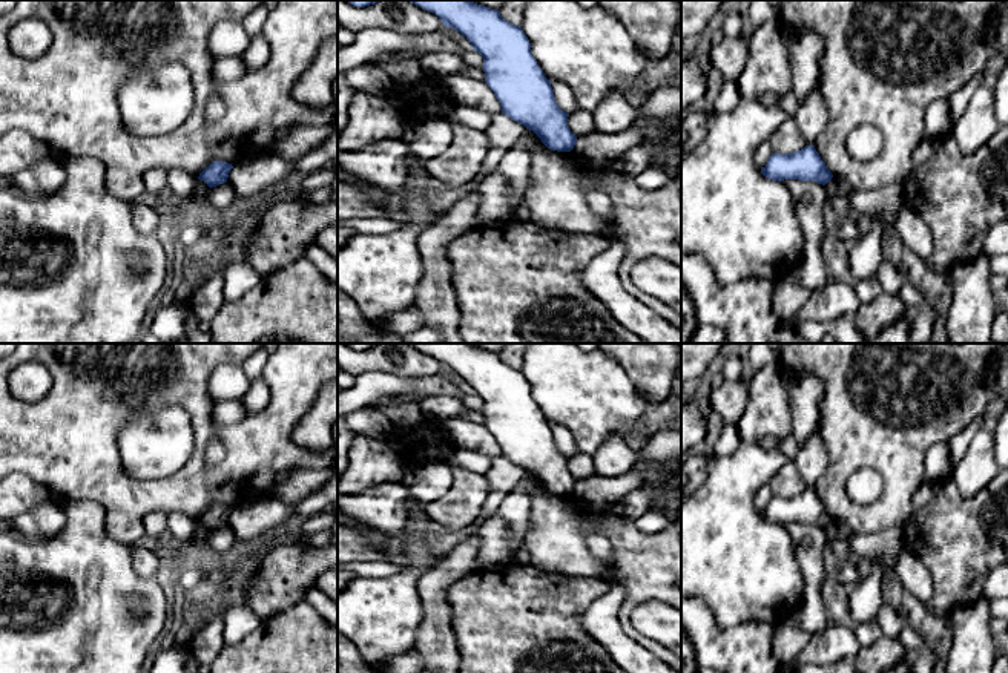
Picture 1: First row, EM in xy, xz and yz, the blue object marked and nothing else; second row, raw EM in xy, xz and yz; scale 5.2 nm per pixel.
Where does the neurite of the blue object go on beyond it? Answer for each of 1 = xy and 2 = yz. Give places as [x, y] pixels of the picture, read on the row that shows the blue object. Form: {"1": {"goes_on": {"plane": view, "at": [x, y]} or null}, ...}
{"1": {"goes_on": null}, "2": {"goes_on": null}}

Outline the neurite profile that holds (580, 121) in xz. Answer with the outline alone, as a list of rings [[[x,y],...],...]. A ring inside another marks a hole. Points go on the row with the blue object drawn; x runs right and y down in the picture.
[[[575,109],[568,117],[568,127],[578,138],[585,133],[594,133],[592,112]]]

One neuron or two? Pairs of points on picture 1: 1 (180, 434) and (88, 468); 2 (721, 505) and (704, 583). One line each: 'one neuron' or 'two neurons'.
1: two neurons
2: one neuron

